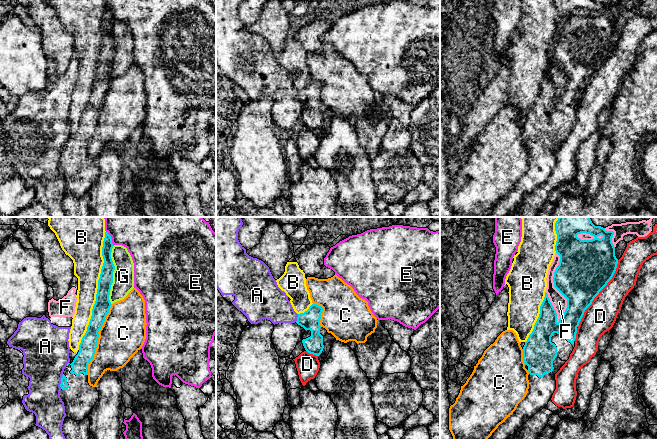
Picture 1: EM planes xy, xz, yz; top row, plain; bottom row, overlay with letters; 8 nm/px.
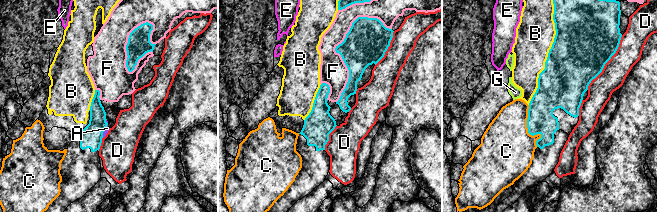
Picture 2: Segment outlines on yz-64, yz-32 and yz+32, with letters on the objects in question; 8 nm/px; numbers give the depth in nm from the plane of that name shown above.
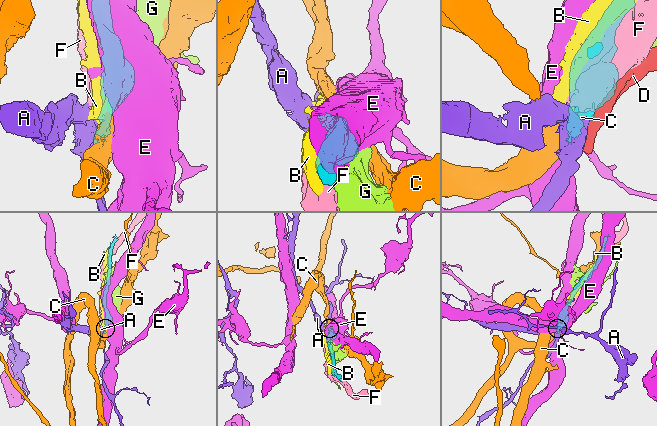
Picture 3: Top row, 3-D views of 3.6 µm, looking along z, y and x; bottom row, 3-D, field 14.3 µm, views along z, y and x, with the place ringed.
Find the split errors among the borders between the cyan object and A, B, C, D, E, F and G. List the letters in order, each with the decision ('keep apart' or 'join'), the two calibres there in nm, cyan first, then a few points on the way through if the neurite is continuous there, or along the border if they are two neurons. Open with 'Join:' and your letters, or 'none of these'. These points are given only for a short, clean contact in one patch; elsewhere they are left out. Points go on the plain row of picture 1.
Join: none of these
A: keep apart | 70/360 nm
B: keep apart | 130/240 nm
C: keep apart | 140/360 nm
D: keep apart | 440/240 nm
E: keep apart | 100/280 nm
F: keep apart | 400/120 nm
G: keep apart | 130/180 nm

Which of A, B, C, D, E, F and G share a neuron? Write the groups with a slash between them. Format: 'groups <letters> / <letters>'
groups A F / B / C / D / E / G

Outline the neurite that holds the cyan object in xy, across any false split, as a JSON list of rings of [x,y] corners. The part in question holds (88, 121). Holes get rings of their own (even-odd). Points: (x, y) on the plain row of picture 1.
[[[105,8],[102,23],[104,39],[98,56],[96,77],[92,85],[92,92],[79,121],[79,128],[64,145],[61,154],[60,173],[64,178],[66,193],[82,197],[88,193],[99,175],[96,163],[88,159],[88,140],[93,135],[97,124],[99,106],[103,102],[105,94],[109,89],[111,78],[109,76],[111,61],[113,59],[113,48],[115,42],[111,34],[113,24],[112,14]]]

